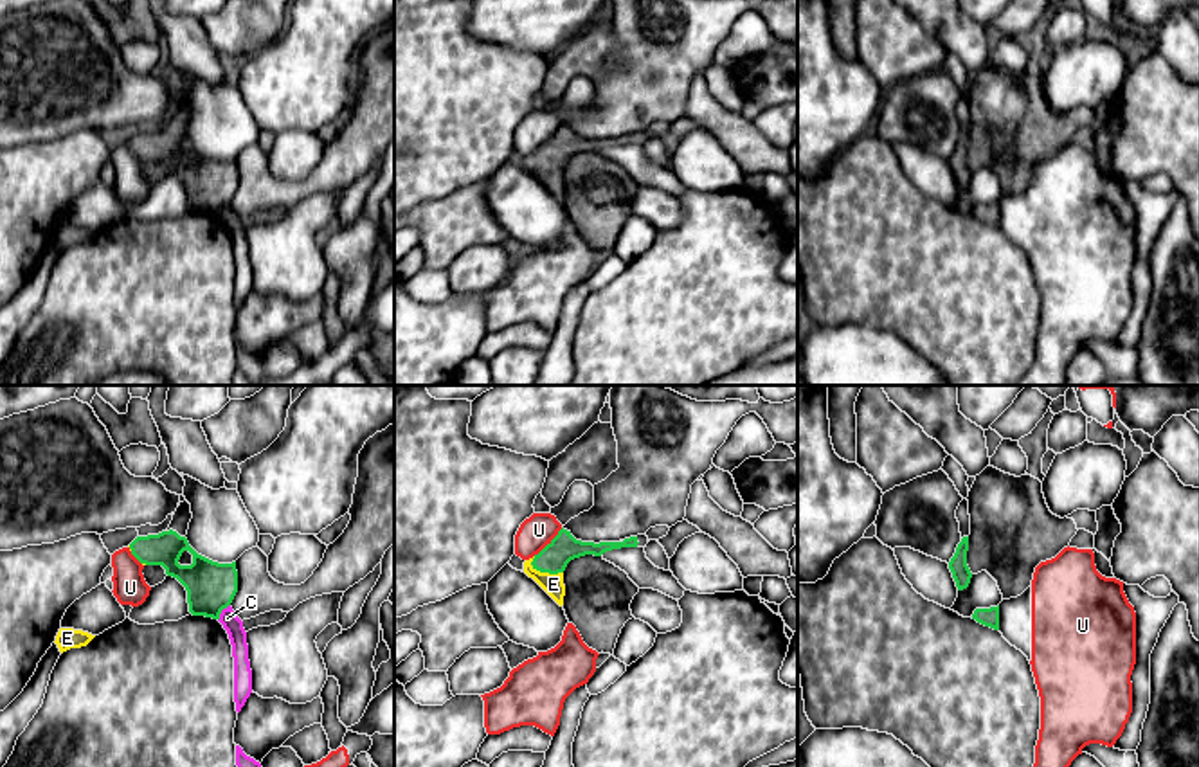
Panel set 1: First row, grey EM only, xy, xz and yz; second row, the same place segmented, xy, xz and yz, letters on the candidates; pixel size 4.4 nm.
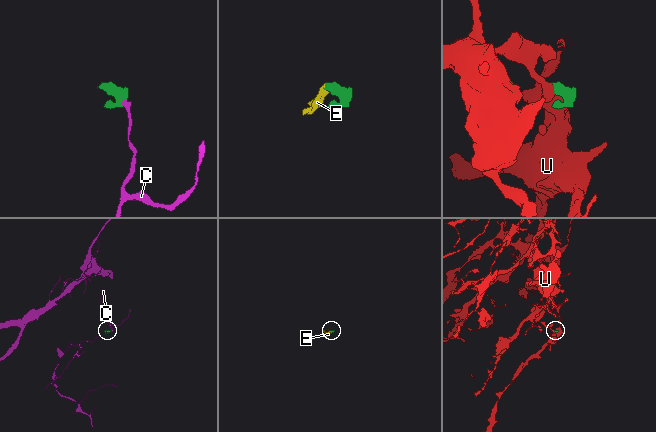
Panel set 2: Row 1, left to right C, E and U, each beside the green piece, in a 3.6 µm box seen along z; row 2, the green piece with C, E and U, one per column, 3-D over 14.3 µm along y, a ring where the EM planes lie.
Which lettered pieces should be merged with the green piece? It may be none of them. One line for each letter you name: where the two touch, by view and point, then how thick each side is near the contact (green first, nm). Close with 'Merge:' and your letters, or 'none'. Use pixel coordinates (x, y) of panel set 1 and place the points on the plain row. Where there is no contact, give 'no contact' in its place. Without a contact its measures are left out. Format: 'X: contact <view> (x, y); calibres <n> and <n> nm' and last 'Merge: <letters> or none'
E: contact xz (546, 168); calibres 140 and 100 nm
Merge: E

